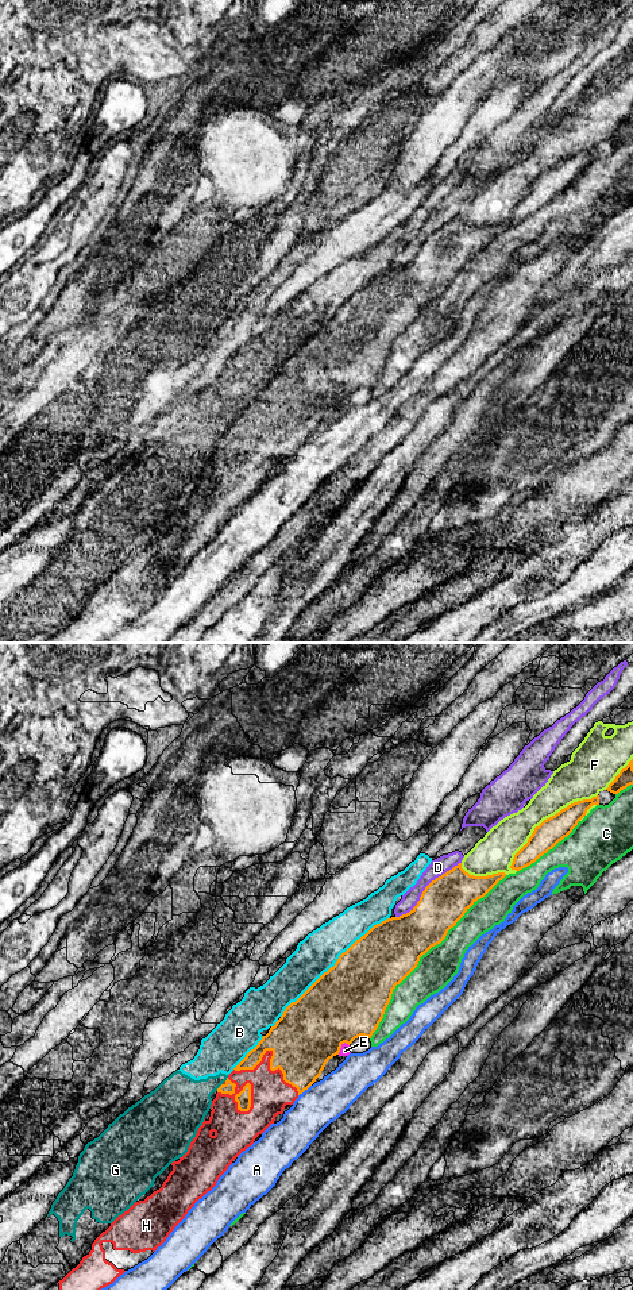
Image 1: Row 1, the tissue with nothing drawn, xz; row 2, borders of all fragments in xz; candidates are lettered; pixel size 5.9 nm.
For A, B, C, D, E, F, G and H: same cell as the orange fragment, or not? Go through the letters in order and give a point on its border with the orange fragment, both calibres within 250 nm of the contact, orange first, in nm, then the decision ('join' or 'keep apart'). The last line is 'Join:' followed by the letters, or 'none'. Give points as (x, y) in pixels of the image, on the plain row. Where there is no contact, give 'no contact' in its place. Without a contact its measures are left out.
A: xz (304, 442) | 340/240 nm | keep apart
B: xz (335, 315) | 440/240 nm | keep apart
C: xz (424, 305) | 360/220 nm | keep apart
D: xz (425, 241) | 280/100 nm | keep apart
E: xz (340, 399) | 420/60 nm | keep apart
F: xz (547, 170) | 160/220 nm | keep apart
G: xz (219, 439) | 70/320 nm | keep apart
H: xz (270, 411) | 380/220 nm | join
Join: H

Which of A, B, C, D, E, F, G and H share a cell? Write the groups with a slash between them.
A / B G / C / D / E / F / H

